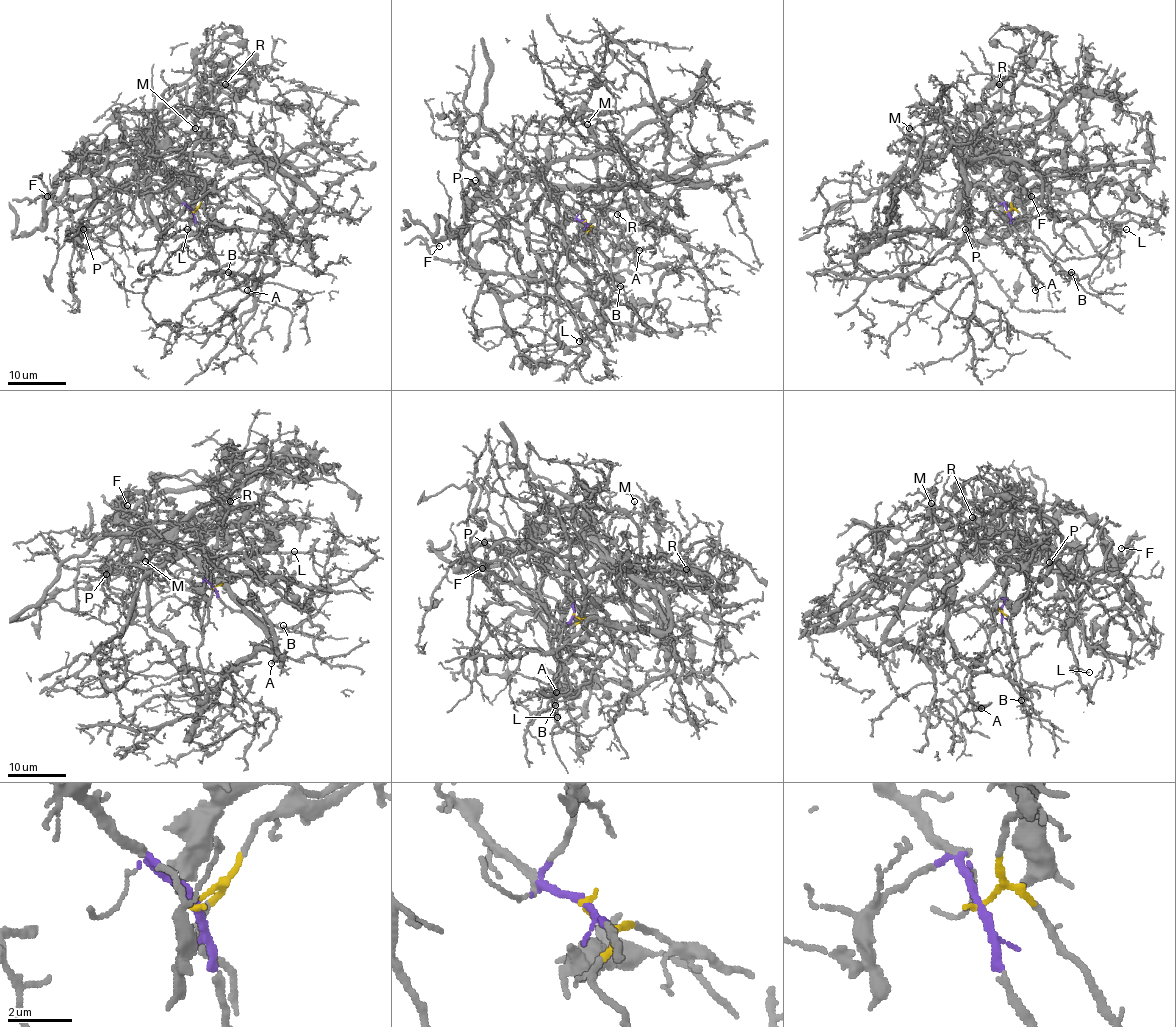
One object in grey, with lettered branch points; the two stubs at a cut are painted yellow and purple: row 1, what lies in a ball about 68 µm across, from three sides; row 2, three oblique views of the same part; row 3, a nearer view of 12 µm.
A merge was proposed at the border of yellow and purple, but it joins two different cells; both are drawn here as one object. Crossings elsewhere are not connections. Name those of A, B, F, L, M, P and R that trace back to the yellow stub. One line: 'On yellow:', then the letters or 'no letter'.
On yellow: A, B, F, M, P, R

